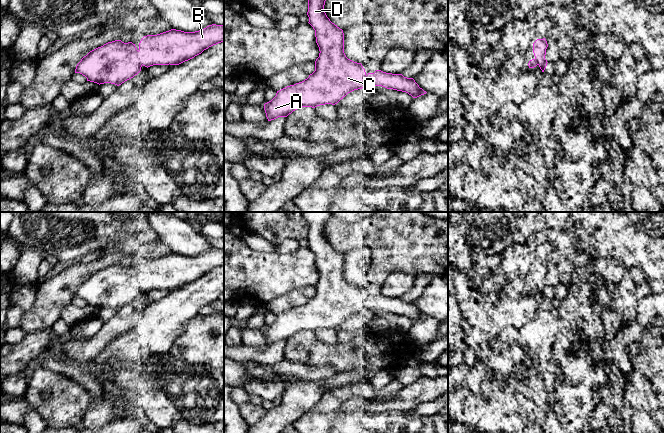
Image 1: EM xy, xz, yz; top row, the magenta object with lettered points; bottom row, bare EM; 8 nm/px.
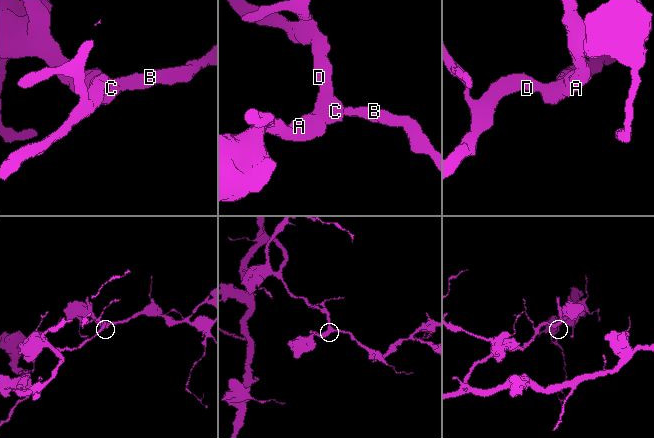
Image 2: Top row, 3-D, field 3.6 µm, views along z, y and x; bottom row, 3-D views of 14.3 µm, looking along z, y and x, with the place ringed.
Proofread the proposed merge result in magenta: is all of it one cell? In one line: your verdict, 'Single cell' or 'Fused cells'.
Single cell

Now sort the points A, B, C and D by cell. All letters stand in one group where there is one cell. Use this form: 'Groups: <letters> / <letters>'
Groups: A B C D

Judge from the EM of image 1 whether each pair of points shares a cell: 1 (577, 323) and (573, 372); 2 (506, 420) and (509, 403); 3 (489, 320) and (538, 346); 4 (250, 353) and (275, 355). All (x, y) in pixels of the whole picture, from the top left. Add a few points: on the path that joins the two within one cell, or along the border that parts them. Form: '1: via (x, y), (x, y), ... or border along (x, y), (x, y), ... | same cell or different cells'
1: via (577, 335), (577, 342), (581, 348), (580, 360) | same cell
2: border along (489, 411), (515, 413) | different cells
3: border along (538, 314), (520, 330) | different cells
4: via (256, 355), (269, 355) | same cell

